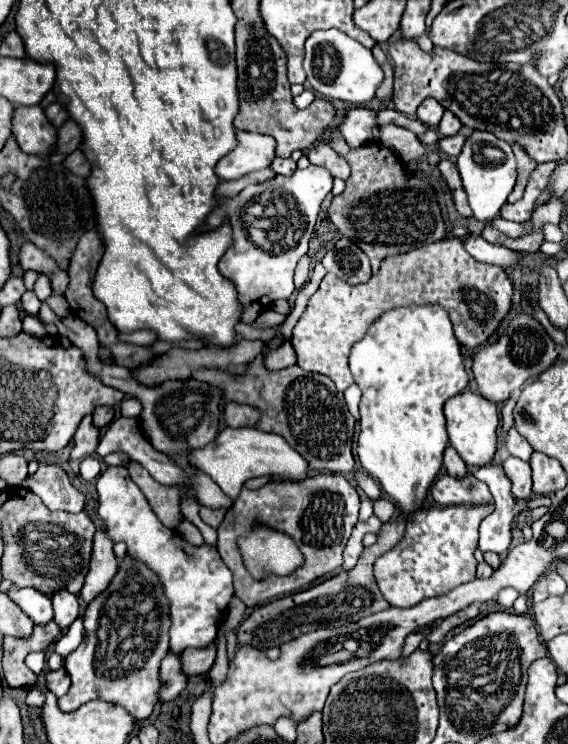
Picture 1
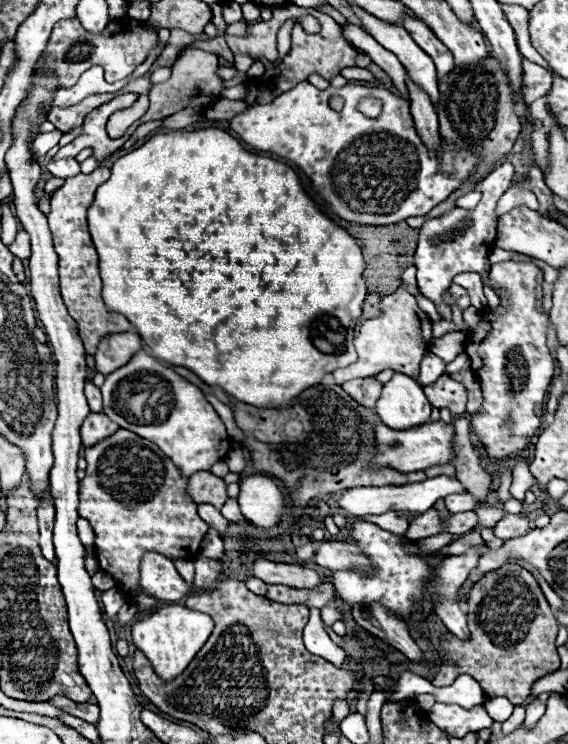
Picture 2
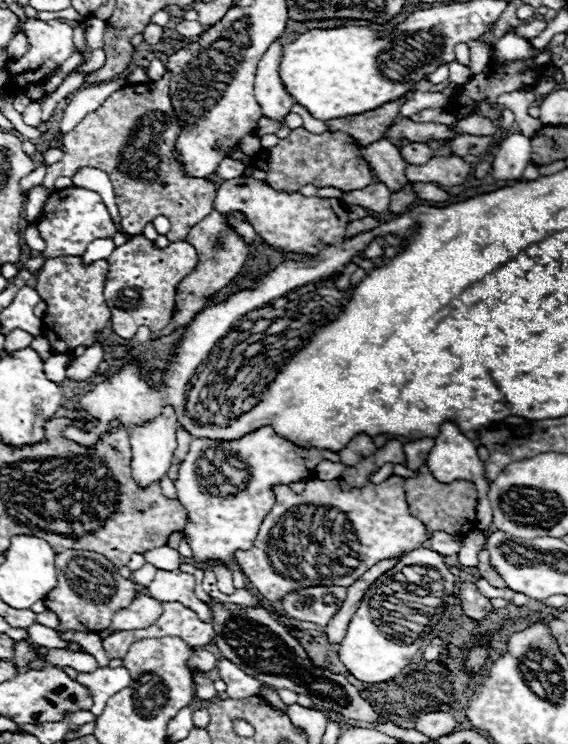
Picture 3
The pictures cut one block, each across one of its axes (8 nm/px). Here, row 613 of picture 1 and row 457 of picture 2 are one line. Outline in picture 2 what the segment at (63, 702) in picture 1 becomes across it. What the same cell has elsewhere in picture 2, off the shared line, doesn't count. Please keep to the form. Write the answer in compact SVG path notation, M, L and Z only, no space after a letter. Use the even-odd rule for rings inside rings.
M118 430L116 434L108 436L100 444L86 448L86 478L80 482L80 504L78 514L86 518L96 534L96 556L100 570L110 574L118 588L126 594L130 604L140 612L156 608L160 602L146 594L140 584L140 560L146 552L158 552L170 560L176 558L192 558L200 550L200 542L208 532L208 524L198 516L192 498L186 494L188 480L180 476L178 468L172 460L150 440L140 438L130 430Z

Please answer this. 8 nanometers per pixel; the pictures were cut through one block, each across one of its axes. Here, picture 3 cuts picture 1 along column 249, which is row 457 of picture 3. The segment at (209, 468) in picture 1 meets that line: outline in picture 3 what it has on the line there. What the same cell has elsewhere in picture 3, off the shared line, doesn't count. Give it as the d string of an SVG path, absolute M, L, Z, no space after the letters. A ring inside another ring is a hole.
M444 422L440 426L440 436L434 440L434 448L432 452L428 454L426 458L426 466L430 470L430 474L438 480L438 482L444 482L444 484L450 484L454 480L466 480L466 482L472 482L476 484L478 490L479 501L476 507L476 528L481 531L485 531L492 523L493 514L490 504L487 498L487 492L489 488L488 480L486 480L486 470L484 470L484 462L478 458L478 452L476 452L476 446L472 444L472 440L468 440L458 428L456 424L452 422Z

